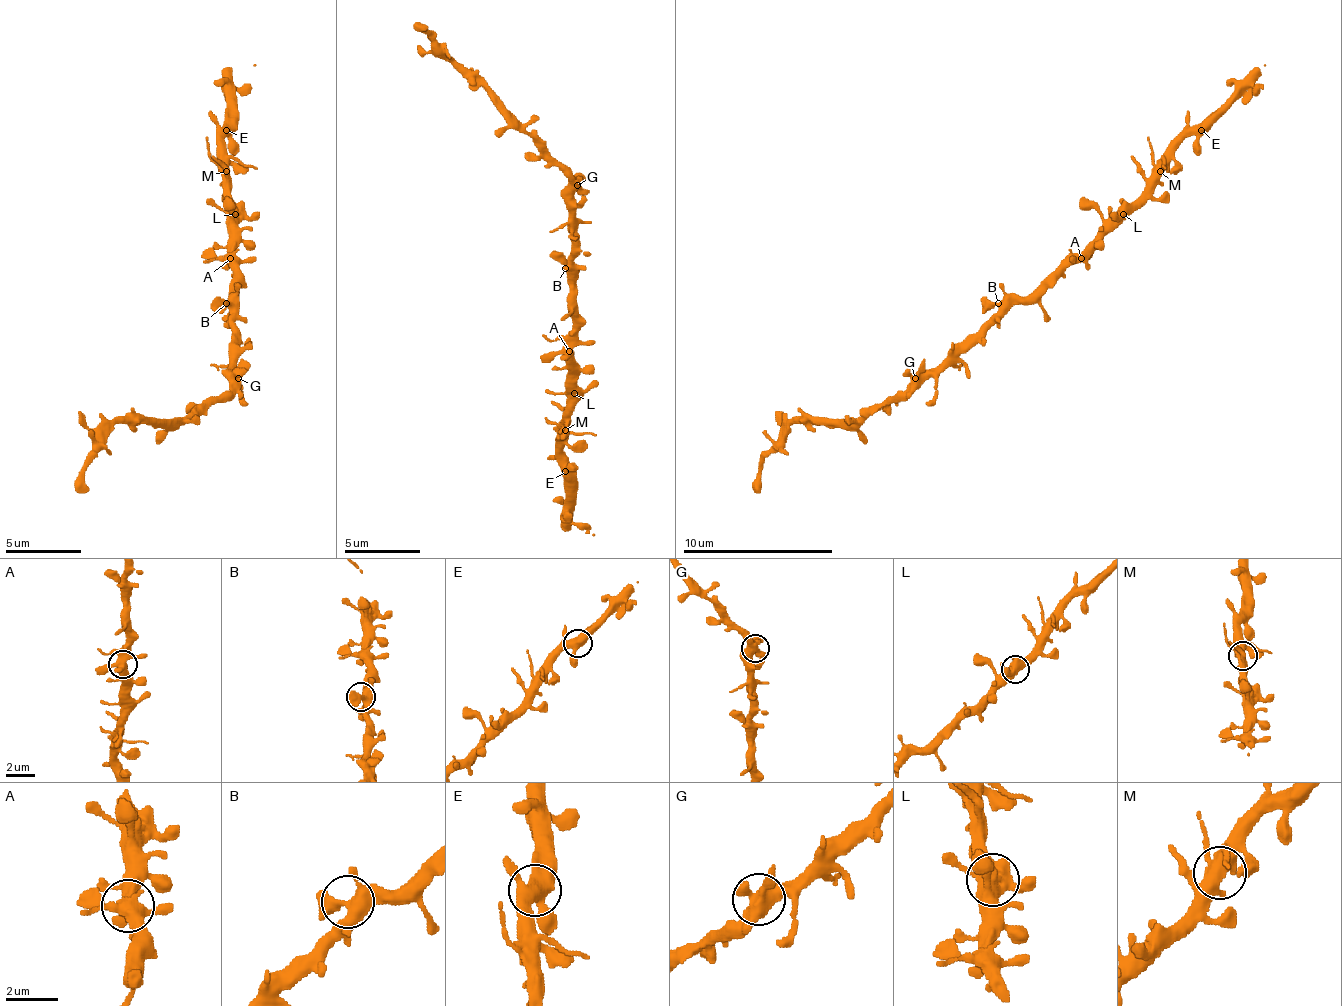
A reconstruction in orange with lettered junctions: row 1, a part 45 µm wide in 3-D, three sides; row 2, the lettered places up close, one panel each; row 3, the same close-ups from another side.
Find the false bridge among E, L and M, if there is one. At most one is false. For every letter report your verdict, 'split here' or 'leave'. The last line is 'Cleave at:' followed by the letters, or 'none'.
E: leave
L: leave
M: leave
Cleave at: none

